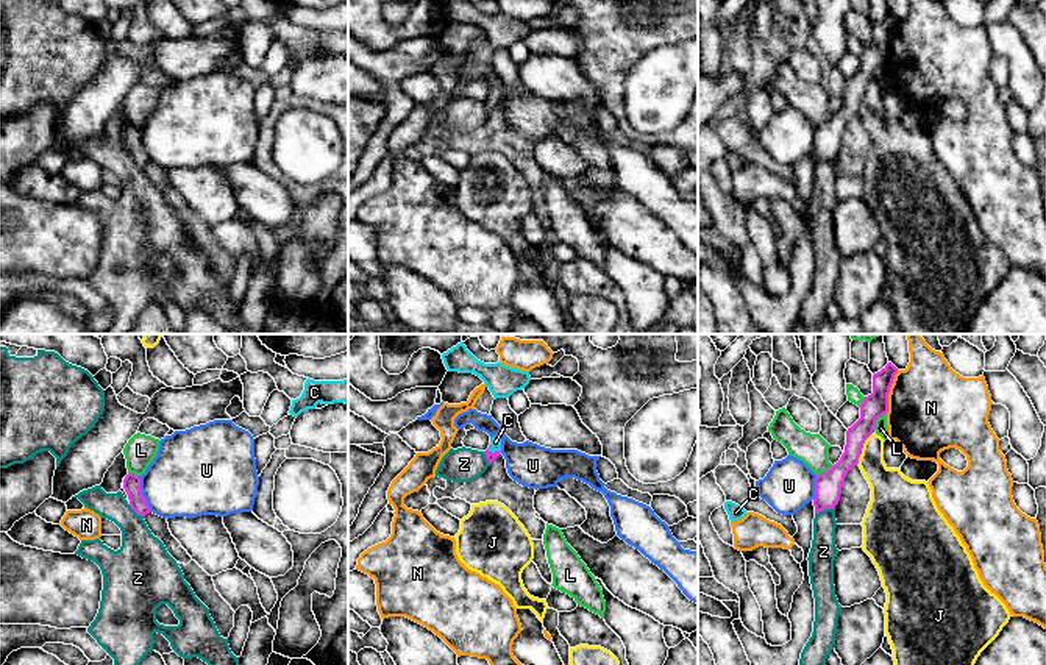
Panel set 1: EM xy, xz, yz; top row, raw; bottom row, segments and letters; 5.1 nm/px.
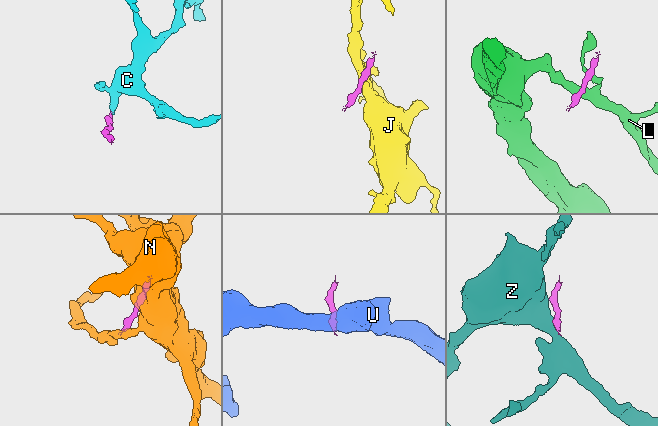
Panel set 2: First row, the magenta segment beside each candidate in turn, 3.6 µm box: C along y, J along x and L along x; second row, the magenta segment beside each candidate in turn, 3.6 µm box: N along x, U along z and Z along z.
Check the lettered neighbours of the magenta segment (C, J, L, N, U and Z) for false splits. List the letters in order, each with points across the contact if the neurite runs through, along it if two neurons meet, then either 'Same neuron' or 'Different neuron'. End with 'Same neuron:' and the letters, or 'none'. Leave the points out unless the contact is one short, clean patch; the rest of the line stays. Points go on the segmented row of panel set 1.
C: Path across: xz (490, 456), (495, 451), (495, 442). Same neuron
J: Boundary: yz (871, 433), (864, 444), (857, 462). Different neuron
L: Different neuron
N: Boundary: yz (898, 370), (890, 387), (889, 409), (885, 412). Different neuron
U: Boundary: xy (138, 476), (141, 495), (152, 511). Different neuron
Z: Boundary: yz (834, 506), (815, 514). Different neuron
Same neuron: C

